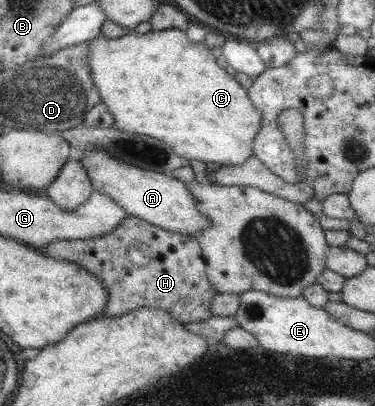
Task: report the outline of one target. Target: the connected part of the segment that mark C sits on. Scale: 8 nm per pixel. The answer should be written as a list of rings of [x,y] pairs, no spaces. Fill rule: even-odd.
[[[161,29],[157,31],[149,30],[144,34],[136,33],[129,30],[123,37],[117,39],[107,39],[103,35],[99,35],[89,40],[89,51],[87,51],[87,66],[89,66],[89,74],[93,78],[95,90],[99,92],[99,99],[107,111],[113,116],[113,126],[117,130],[129,131],[129,133],[139,133],[139,135],[151,135],[155,139],[165,141],[167,145],[171,145],[173,153],[179,158],[190,161],[200,161],[203,163],[215,163],[221,166],[239,166],[240,163],[246,161],[253,156],[252,145],[254,143],[255,133],[259,131],[261,125],[261,112],[251,104],[246,89],[233,78],[232,72],[228,69],[222,69],[215,64],[216,51],[210,50],[203,43],[194,44],[187,39],[184,31],[180,29]]]

